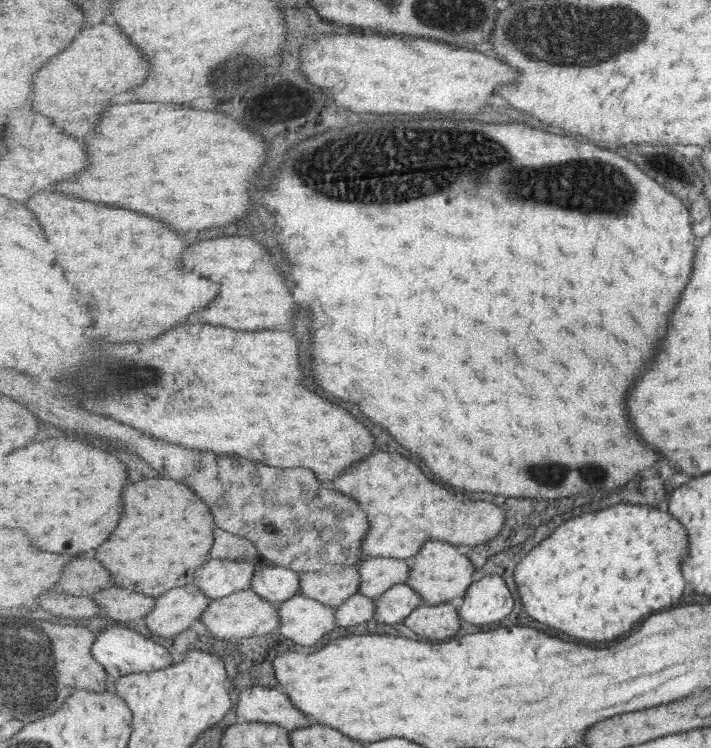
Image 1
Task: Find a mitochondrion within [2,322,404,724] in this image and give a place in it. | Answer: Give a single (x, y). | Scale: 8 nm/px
(41, 672)

